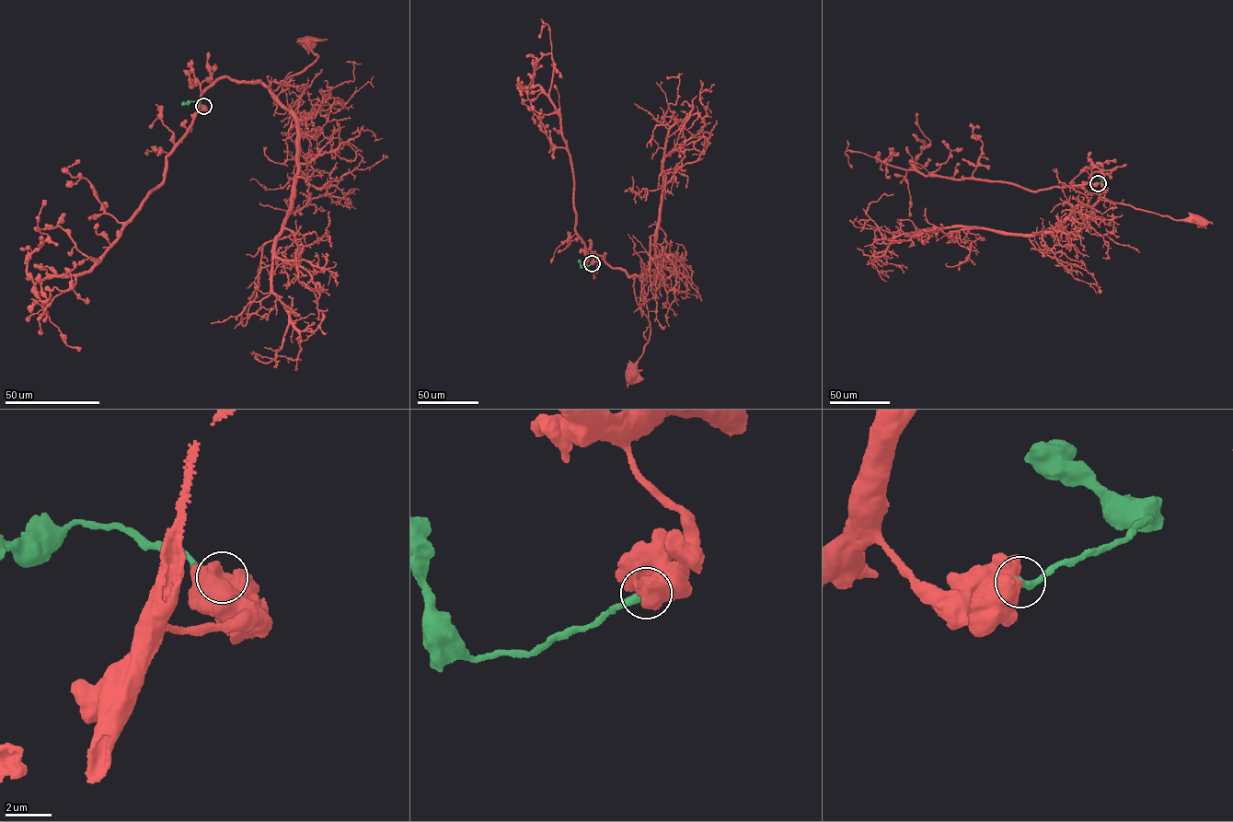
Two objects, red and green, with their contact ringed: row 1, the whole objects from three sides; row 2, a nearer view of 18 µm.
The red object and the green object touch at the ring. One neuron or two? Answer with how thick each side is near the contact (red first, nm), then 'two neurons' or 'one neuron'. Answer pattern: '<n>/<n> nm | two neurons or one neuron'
800/360 nm | one neuron

